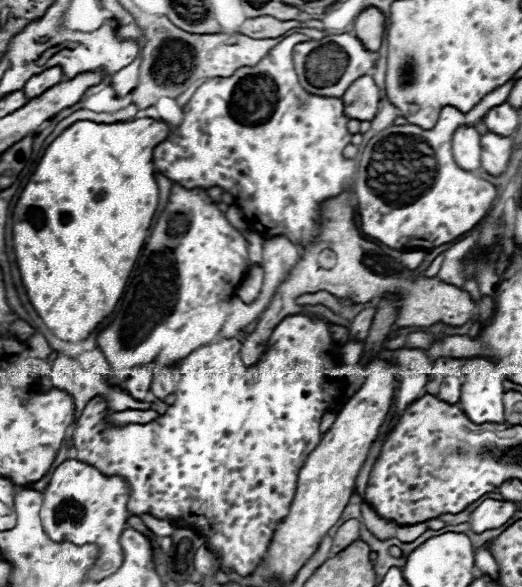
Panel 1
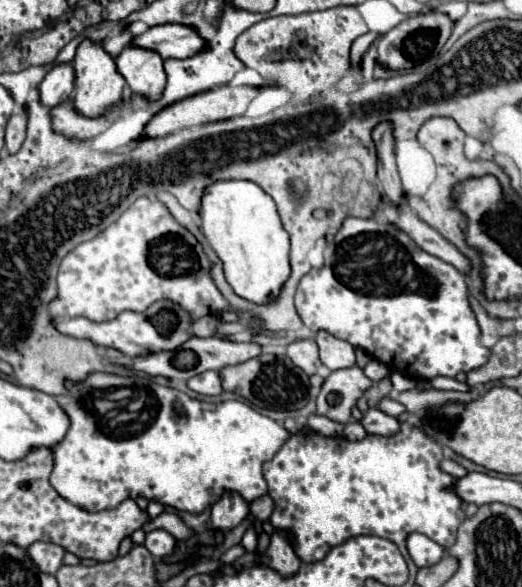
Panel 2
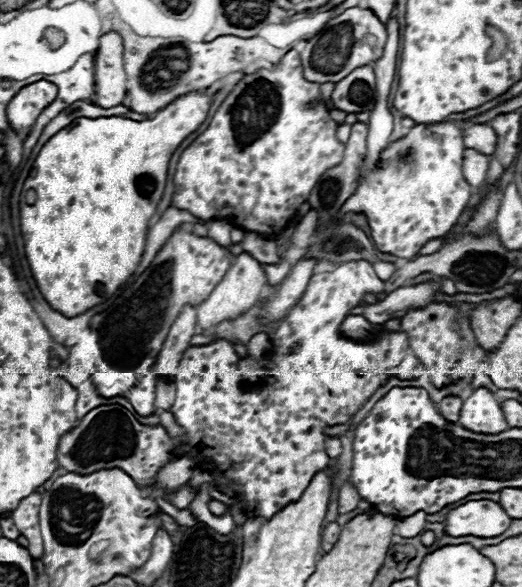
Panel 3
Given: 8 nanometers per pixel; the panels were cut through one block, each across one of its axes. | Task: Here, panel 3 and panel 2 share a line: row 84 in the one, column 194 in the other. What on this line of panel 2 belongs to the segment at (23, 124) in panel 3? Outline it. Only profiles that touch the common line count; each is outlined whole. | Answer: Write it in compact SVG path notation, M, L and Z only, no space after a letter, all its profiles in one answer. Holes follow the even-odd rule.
M160 24L160 26L152 26L148 28L148 32L140 34L134 38L132 44L142 44L142 48L154 48L162 58L190 58L198 52L208 50L208 44L204 38L200 38L200 34L186 24Z

